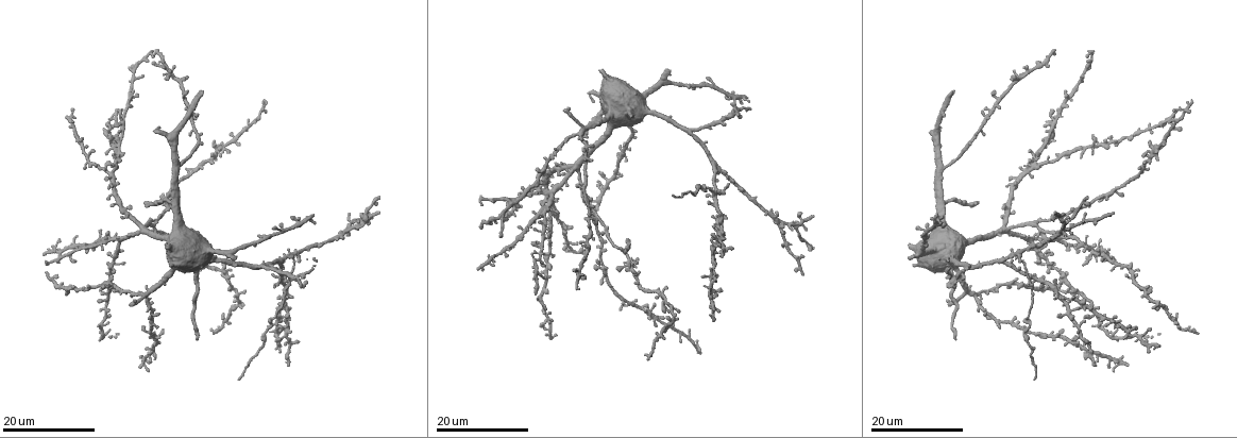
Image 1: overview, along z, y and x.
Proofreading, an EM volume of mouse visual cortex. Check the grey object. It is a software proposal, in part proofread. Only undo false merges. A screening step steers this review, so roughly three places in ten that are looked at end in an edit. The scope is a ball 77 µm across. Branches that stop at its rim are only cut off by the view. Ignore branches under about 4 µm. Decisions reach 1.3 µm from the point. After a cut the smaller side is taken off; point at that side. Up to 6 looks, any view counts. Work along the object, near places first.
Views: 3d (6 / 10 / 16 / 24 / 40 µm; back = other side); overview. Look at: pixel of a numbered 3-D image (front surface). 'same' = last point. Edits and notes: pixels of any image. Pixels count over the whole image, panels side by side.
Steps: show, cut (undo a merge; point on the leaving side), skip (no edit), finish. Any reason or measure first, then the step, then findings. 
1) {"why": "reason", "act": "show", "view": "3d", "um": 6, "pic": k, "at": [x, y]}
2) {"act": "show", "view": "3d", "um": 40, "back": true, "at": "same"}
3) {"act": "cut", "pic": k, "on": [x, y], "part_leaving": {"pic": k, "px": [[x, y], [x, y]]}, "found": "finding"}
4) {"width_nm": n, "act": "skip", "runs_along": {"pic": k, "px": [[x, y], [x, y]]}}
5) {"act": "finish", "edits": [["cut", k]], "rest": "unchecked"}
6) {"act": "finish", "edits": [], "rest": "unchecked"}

{"why": "two arms in line, one across", "act": "show", "view": "3d", "um": 16, "pic": 1, "at": [1028, 279]}

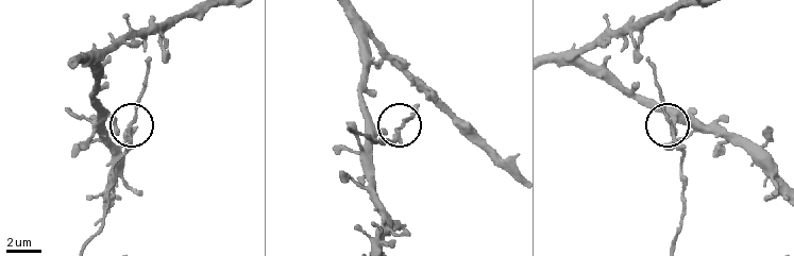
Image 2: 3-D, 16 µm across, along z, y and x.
{"why": "closer look", "act": "show", "view": "3d", "um": 6, "pic": 2, "at": [128, 128]}

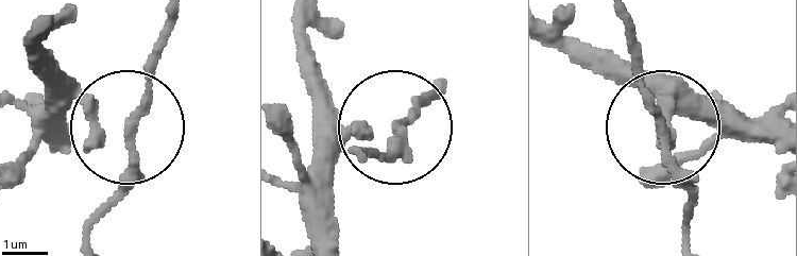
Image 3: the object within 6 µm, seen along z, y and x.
{"act": "skip", "runs_along": {"pic": 3, "px": [[310, 16], [310, 84], [334, 118], [394, 122], [425, 96]]}, "found": "one neuron here"}

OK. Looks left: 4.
{"why": "small branch off a trunk", "act": "show", "view": "3d", "um": 16, "pic": 1, "at": [716, 227]}

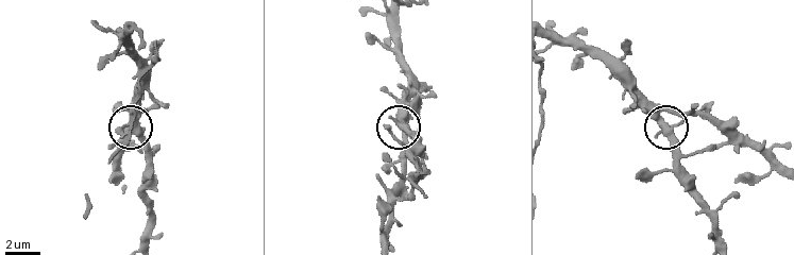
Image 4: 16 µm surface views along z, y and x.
{"act": "show", "view": "3d", "um": 10, "pic": 4, "at": [399, 127]}

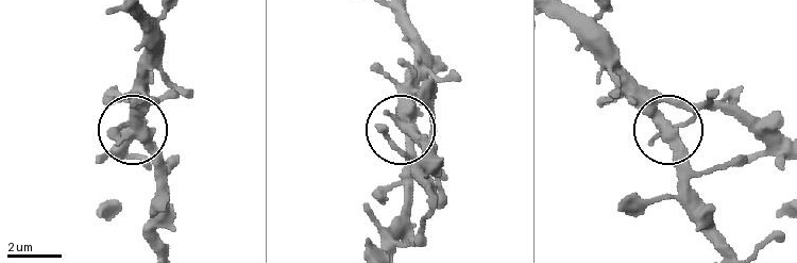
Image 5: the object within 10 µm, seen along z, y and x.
{"width_nm": 360, "act": "skip", "found": "all the same neuron"}

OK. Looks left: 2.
{"act": "finish", "edits": [], "rest": "unchecked"}

